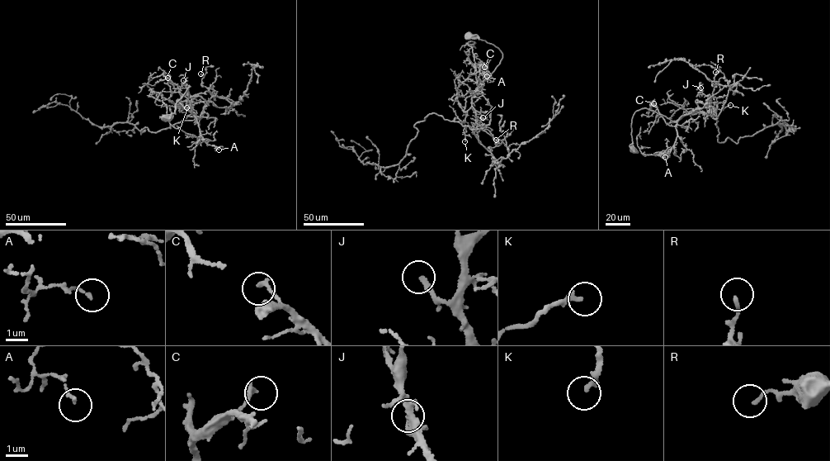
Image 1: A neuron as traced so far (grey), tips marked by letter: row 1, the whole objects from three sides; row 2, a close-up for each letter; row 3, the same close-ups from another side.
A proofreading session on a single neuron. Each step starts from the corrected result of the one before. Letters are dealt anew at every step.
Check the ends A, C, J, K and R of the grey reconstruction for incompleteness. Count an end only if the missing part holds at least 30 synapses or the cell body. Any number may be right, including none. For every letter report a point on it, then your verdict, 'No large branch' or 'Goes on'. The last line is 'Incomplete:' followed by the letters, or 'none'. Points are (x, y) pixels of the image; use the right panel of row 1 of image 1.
A: Place: (665, 157). No large branch
C: Place: (653, 103). No large branch
J: Place: (700, 87). Goes on
K: Place: (730, 105). Goes on
R: Place: (715, 72). No large branch
Incomplete: J, K

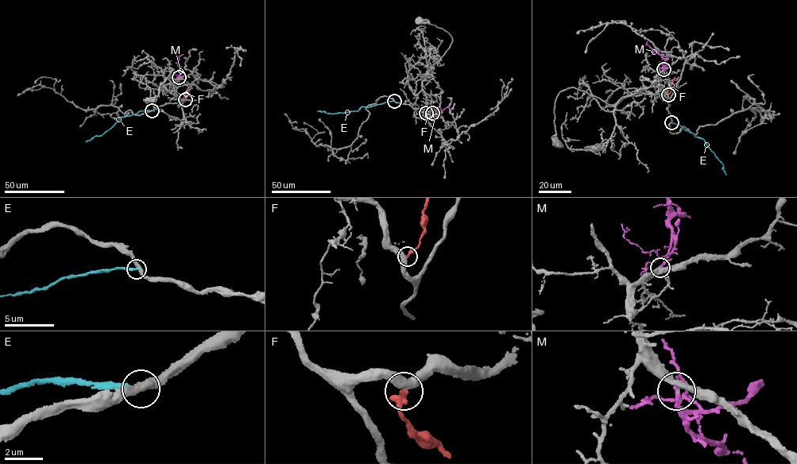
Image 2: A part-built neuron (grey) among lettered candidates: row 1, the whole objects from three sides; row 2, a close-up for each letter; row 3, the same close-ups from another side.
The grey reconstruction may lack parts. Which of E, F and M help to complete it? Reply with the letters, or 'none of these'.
M

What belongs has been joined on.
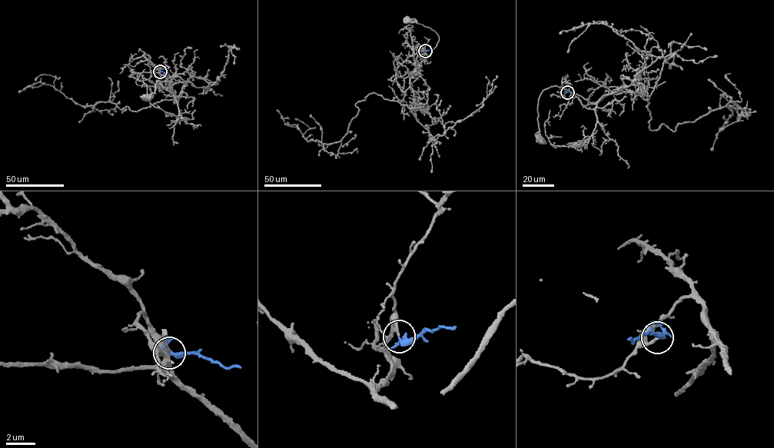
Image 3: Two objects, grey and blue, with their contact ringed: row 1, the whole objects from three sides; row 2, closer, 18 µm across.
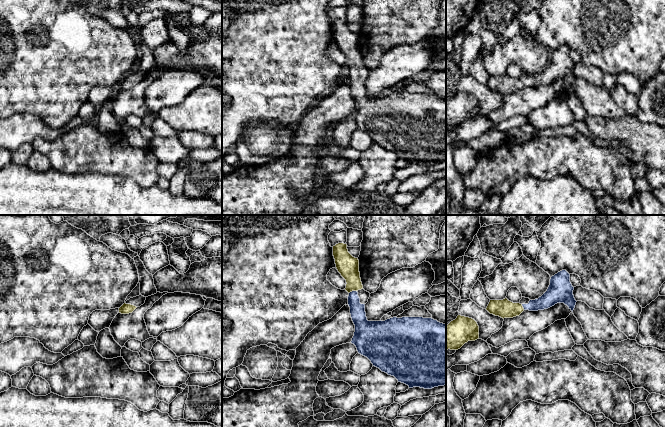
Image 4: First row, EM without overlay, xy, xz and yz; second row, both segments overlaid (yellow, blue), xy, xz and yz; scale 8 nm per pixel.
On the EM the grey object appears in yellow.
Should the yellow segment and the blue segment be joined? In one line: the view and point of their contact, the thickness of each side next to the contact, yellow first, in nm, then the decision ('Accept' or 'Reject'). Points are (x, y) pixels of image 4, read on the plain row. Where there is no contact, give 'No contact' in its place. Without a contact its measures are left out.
Touches yellow at xz (352, 66). Thickness 180 nm (yellow) against 130 nm. Accept

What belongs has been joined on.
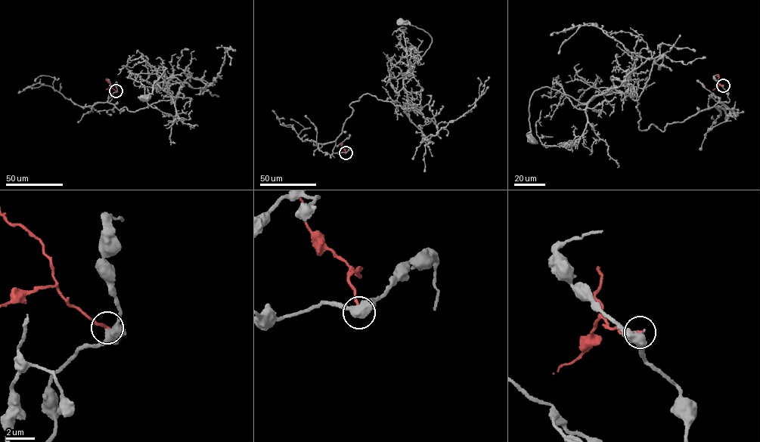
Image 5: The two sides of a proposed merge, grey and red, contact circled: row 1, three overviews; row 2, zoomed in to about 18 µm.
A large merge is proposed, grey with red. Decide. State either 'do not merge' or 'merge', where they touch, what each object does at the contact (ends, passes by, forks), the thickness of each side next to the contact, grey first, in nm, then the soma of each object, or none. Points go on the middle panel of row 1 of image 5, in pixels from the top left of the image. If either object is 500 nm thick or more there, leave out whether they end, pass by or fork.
do not merge | (345, 152) | grey forks | red ends | 400/180 nm | grey (401, 22) | red none

